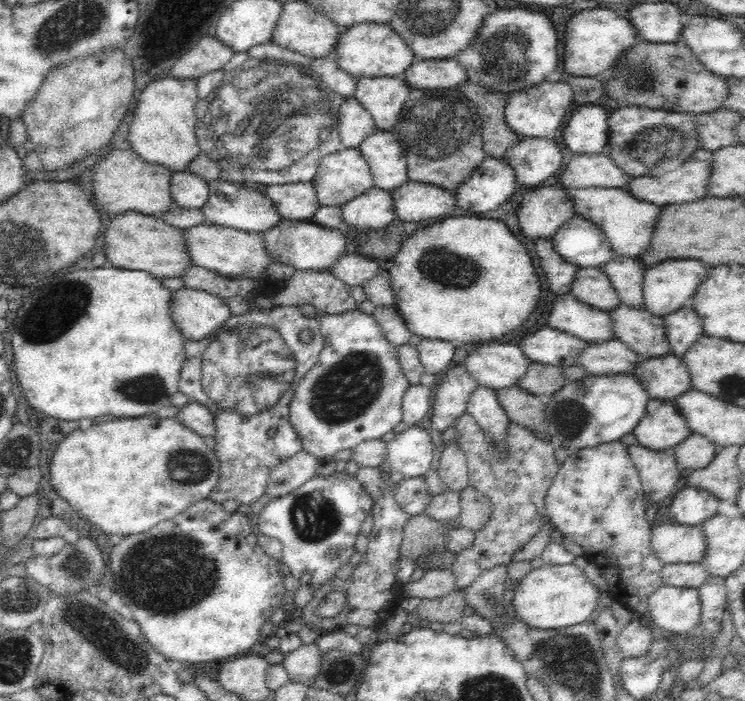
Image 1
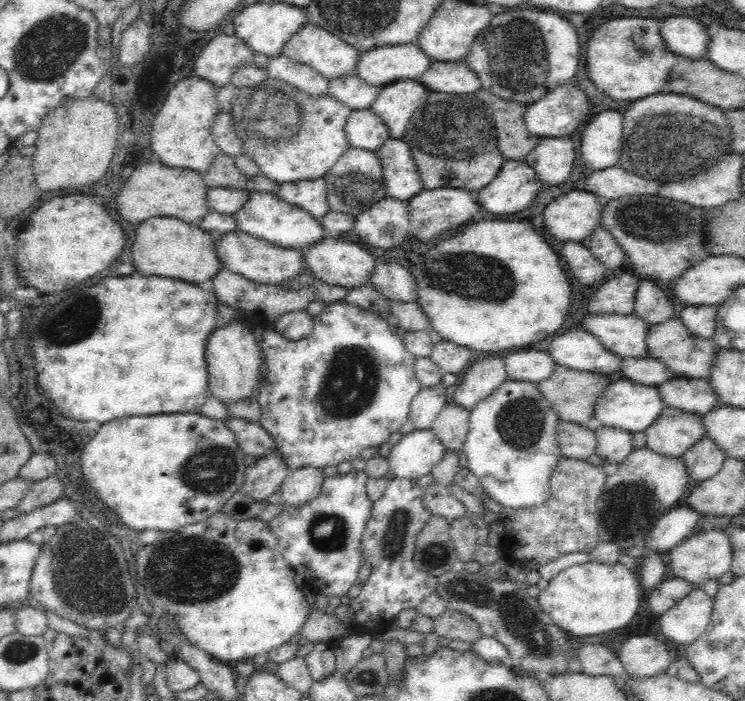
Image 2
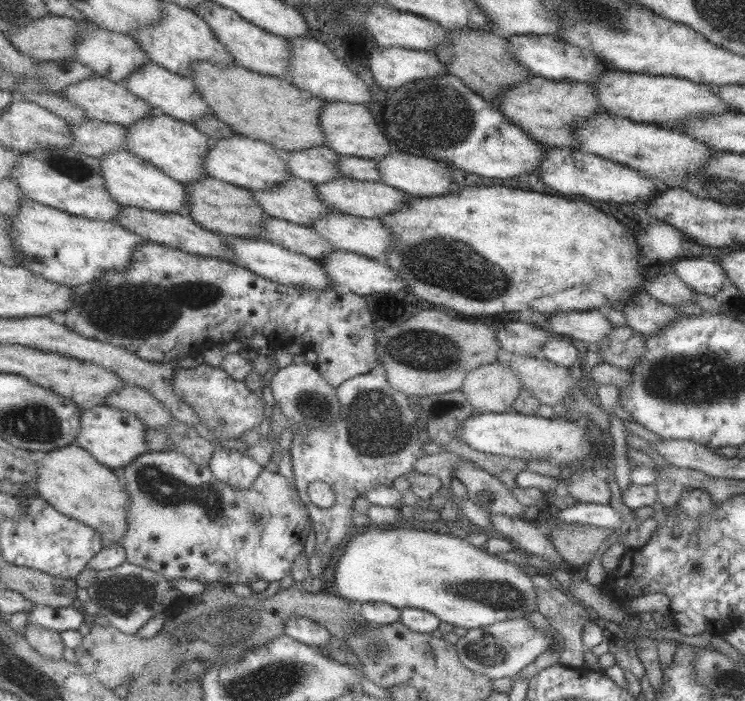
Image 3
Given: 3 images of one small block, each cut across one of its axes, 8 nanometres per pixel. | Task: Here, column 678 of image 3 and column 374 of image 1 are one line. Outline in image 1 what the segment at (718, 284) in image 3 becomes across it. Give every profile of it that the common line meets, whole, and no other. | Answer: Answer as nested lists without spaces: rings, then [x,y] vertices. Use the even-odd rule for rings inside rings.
[[[346,254],[342,256],[330,270],[332,276],[340,278],[344,284],[348,284],[350,288],[354,286],[362,286],[364,282],[378,278],[380,274],[386,274],[380,270],[378,262],[366,258],[366,256],[358,256],[358,254]]]

